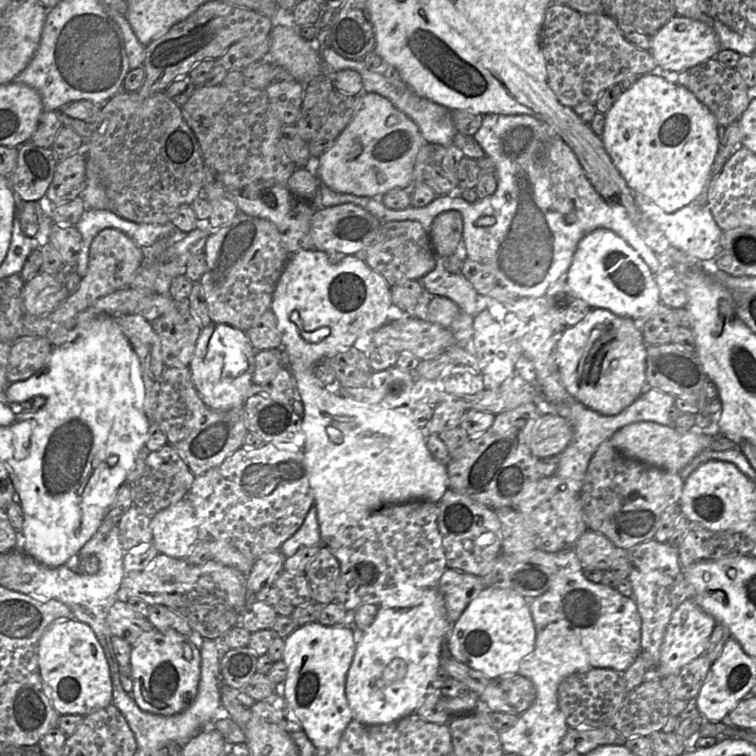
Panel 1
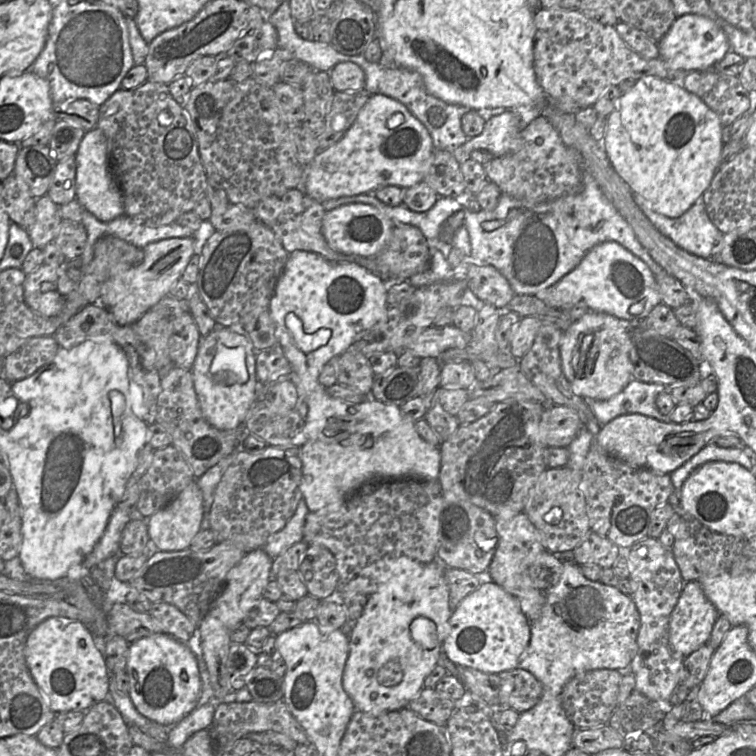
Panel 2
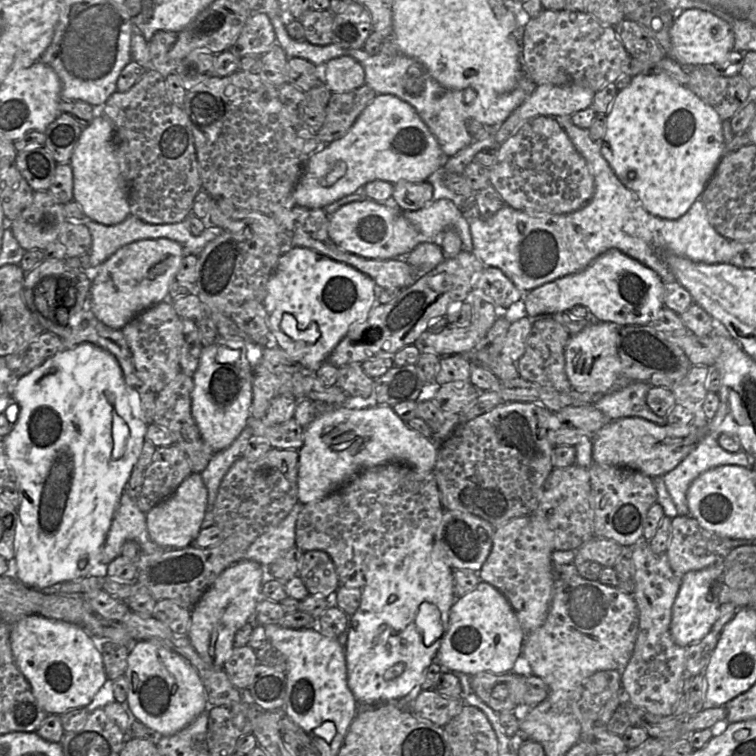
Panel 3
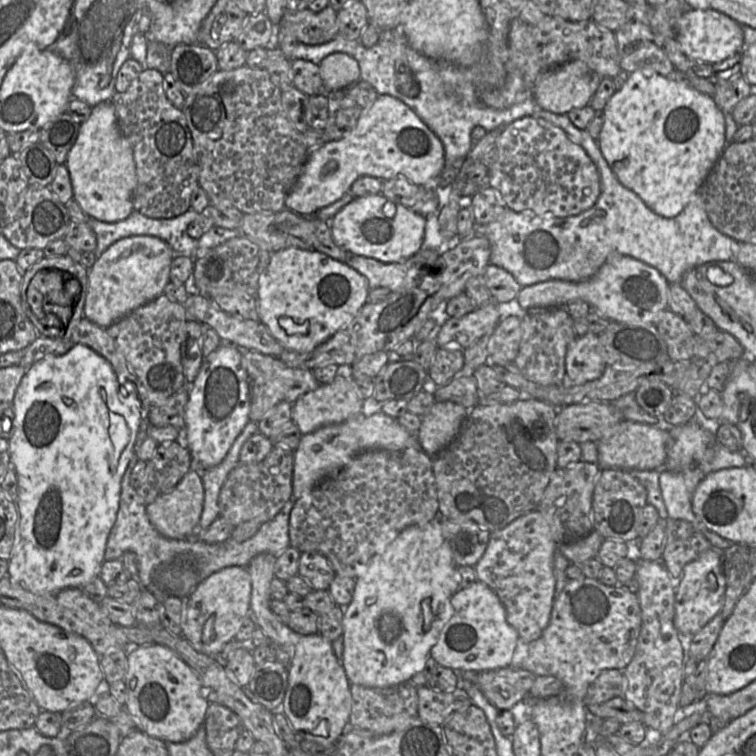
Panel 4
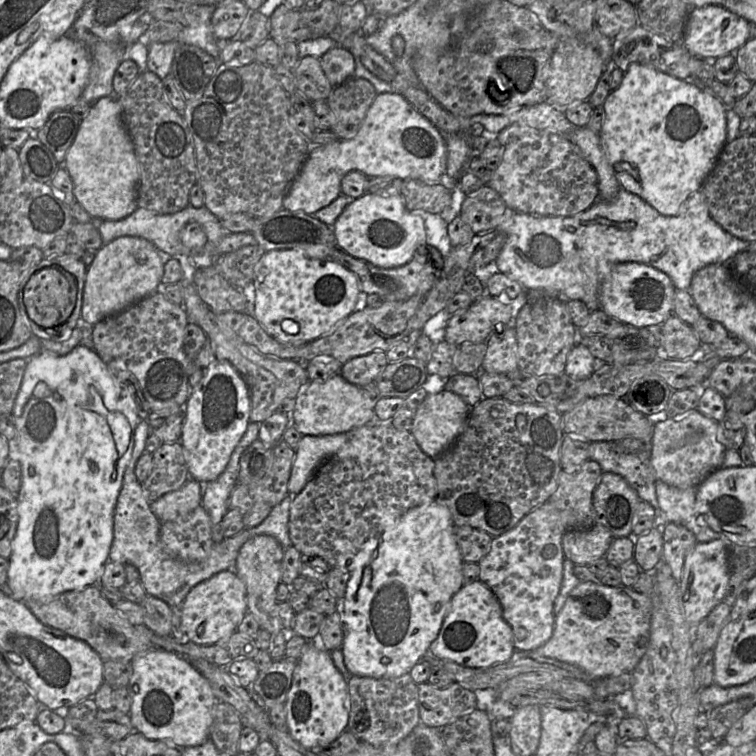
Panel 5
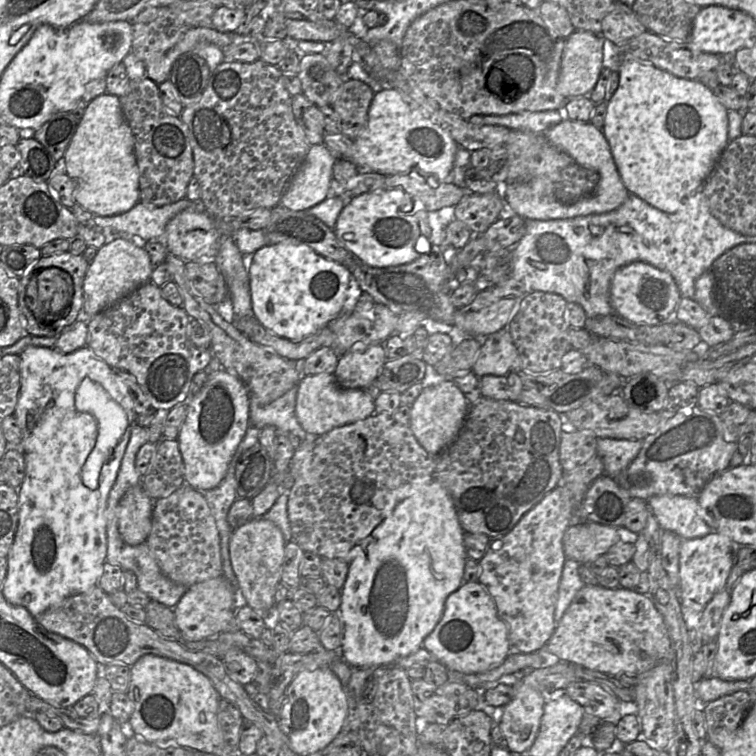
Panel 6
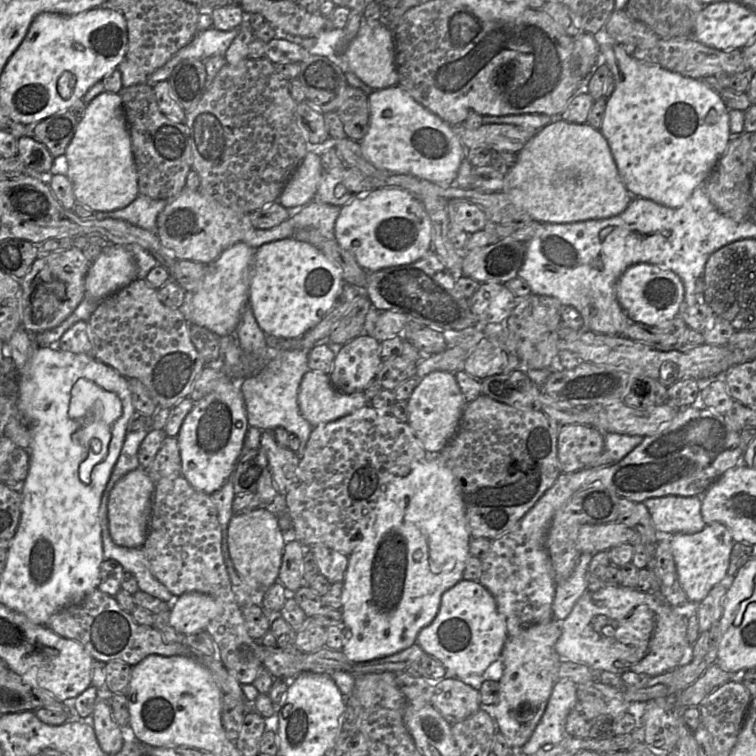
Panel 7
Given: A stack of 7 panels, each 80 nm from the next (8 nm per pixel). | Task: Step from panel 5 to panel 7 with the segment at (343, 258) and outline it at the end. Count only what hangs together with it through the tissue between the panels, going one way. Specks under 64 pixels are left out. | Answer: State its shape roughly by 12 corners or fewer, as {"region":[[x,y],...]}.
{"region":[[432,248],[411,264],[368,272],[377,311],[440,332],[477,319]]}

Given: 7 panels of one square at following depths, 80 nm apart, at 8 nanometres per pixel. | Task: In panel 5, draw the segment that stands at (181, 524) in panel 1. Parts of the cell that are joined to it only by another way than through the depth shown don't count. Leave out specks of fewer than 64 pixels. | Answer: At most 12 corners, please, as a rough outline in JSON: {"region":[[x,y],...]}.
{"region":[[189,478],[151,502],[161,523],[186,517],[202,504],[204,484]]}

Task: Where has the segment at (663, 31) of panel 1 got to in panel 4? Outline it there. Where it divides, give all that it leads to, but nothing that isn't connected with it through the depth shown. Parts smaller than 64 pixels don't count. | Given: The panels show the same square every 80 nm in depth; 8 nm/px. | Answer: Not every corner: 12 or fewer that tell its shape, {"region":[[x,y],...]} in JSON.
{"region":[[687,8],[676,40],[711,65],[741,52],[742,25],[714,9]]}

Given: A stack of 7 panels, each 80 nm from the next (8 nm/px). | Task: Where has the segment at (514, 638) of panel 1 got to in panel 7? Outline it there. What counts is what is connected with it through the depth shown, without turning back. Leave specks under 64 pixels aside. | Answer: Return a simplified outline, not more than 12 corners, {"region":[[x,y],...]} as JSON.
{"region":[[459,580],[416,643],[447,676],[501,659],[505,617],[479,581]]}

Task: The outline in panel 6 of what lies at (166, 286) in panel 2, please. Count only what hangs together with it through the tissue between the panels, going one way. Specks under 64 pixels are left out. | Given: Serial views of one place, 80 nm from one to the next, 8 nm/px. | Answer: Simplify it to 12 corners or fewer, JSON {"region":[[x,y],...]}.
{"region":[[117,237],[98,249],[83,282],[93,317],[150,282],[144,243]]}

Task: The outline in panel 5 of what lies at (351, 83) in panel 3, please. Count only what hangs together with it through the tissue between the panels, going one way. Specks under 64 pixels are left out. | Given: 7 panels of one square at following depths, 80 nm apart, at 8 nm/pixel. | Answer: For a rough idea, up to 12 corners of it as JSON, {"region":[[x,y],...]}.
{"region":[[334,47],[321,58],[333,87],[354,77],[354,55]]}

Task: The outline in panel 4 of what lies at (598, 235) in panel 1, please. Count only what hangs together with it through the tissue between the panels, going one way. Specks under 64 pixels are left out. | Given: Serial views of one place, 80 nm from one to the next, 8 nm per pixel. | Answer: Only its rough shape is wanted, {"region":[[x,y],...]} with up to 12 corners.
{"region":[[612,253],[587,280],[521,287],[525,311],[582,300],[611,322],[655,324],[668,281]]}

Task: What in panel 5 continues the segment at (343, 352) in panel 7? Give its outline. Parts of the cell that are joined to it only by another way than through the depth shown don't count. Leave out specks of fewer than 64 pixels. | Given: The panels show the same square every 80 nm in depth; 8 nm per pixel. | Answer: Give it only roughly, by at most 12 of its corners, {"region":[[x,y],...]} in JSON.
{"region":[[384,351],[354,357],[340,375],[362,387],[375,381],[388,363]]}

